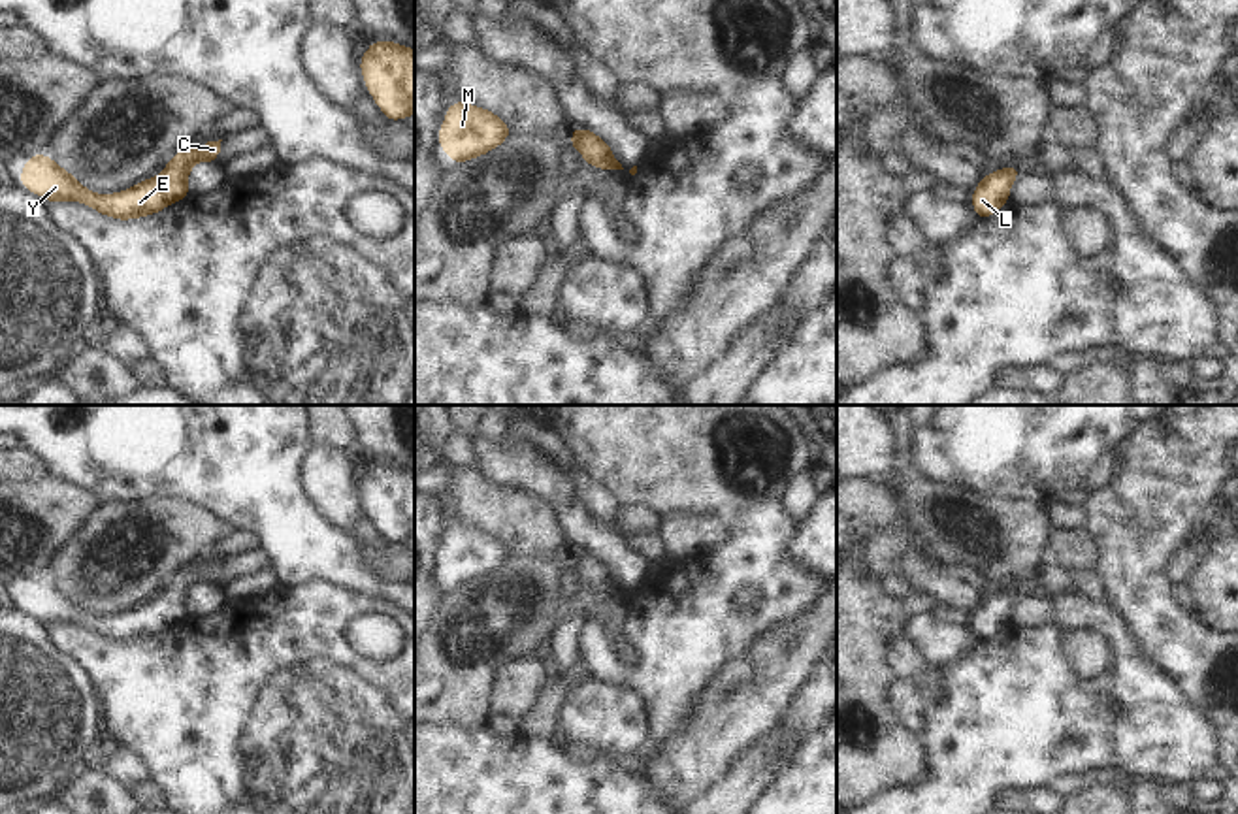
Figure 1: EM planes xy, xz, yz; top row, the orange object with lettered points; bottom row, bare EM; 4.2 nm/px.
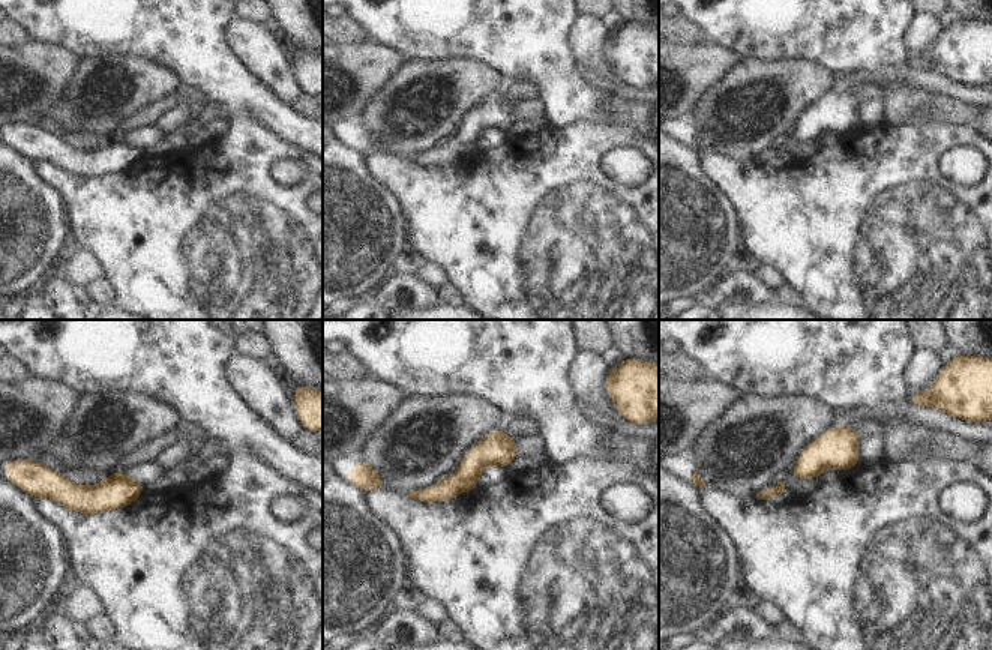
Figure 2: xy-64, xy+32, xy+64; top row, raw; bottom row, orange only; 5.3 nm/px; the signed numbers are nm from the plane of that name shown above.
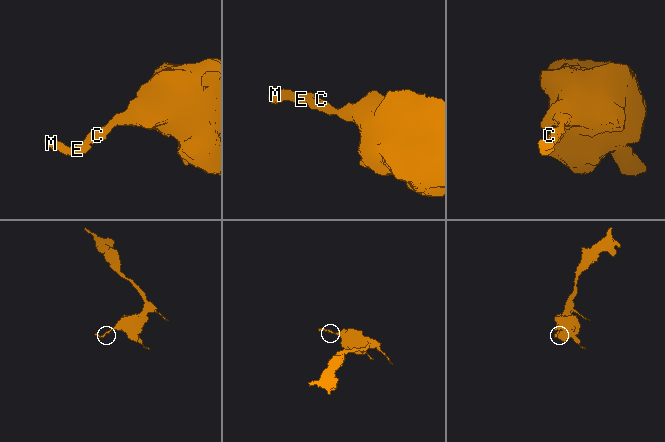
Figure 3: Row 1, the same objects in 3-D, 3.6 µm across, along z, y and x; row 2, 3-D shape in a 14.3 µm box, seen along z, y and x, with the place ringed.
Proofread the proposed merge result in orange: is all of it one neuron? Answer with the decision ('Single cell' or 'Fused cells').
Single cell.

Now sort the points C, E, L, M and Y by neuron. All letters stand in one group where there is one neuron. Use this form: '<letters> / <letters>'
C E L M Y

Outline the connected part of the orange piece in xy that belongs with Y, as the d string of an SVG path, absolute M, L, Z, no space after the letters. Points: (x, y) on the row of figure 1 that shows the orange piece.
M207 141L200 149L187 149L164 166L158 177L147 177L132 188L98 194L90 192L70 171L62 170L49 155L32 155L24 160L24 170L19 173L19 183L45 202L81 202L94 211L117 219L130 220L160 213L190 194L187 183L196 162L219 162L220 141Z

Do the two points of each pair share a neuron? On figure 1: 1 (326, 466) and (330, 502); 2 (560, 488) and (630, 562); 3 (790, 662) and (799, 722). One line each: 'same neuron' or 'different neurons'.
1: same neuron
2: same neuron
3: different neurons

